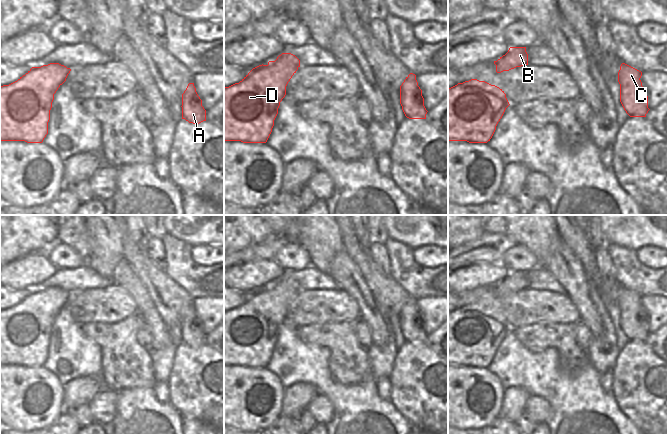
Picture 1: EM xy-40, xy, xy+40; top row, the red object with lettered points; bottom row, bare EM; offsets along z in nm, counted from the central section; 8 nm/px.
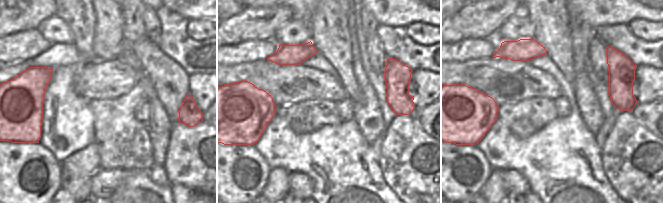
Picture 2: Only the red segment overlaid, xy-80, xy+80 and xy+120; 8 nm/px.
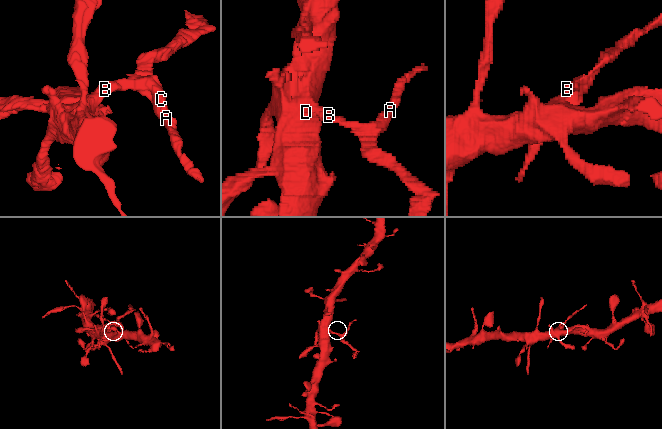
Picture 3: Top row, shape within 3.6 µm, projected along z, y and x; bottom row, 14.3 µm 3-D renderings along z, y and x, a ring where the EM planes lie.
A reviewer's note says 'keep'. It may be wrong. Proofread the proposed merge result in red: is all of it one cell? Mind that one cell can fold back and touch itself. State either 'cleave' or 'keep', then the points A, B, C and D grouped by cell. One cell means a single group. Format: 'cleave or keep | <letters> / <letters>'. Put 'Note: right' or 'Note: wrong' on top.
Note: wrong
cleave | A B C / D

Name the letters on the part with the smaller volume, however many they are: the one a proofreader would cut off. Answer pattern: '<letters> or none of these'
A, B, C

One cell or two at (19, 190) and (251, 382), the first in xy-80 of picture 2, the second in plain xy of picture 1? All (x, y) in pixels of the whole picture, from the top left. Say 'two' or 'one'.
one

